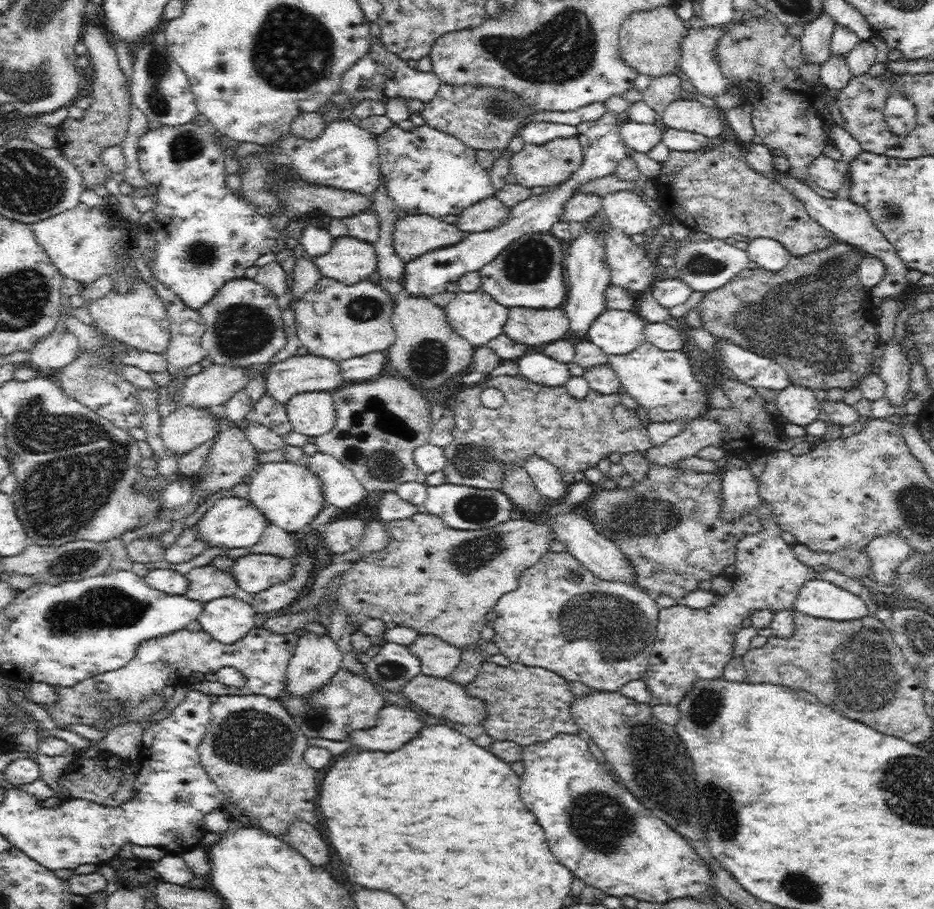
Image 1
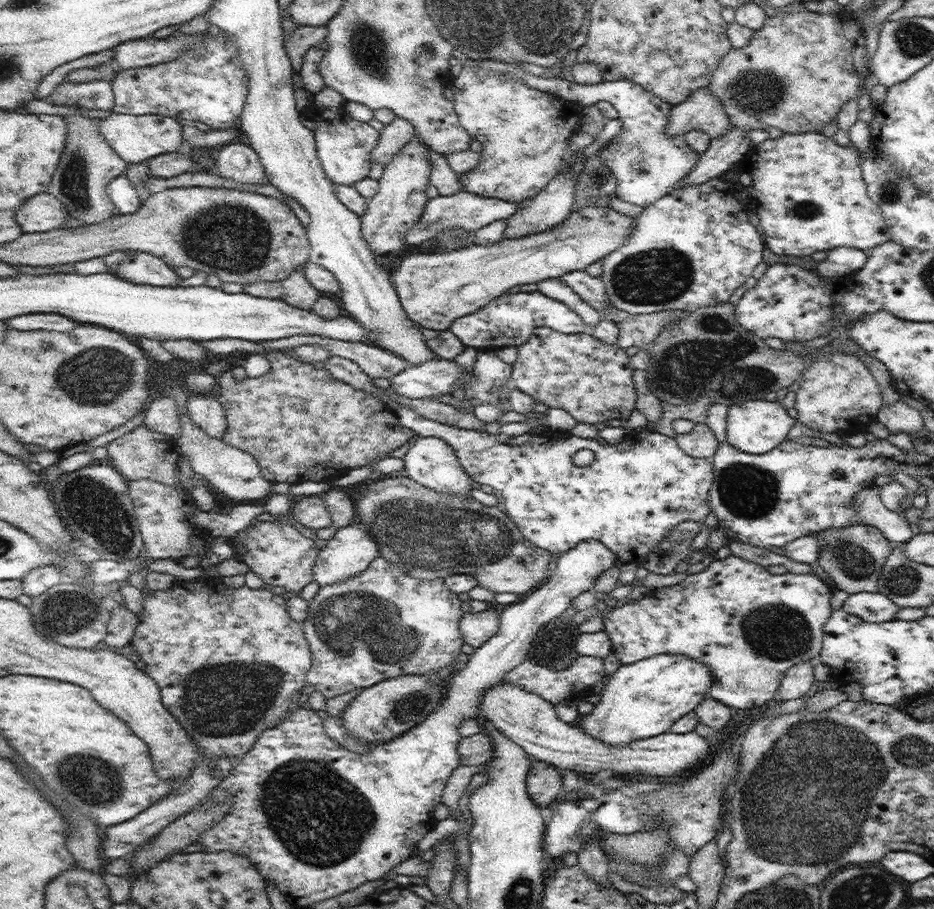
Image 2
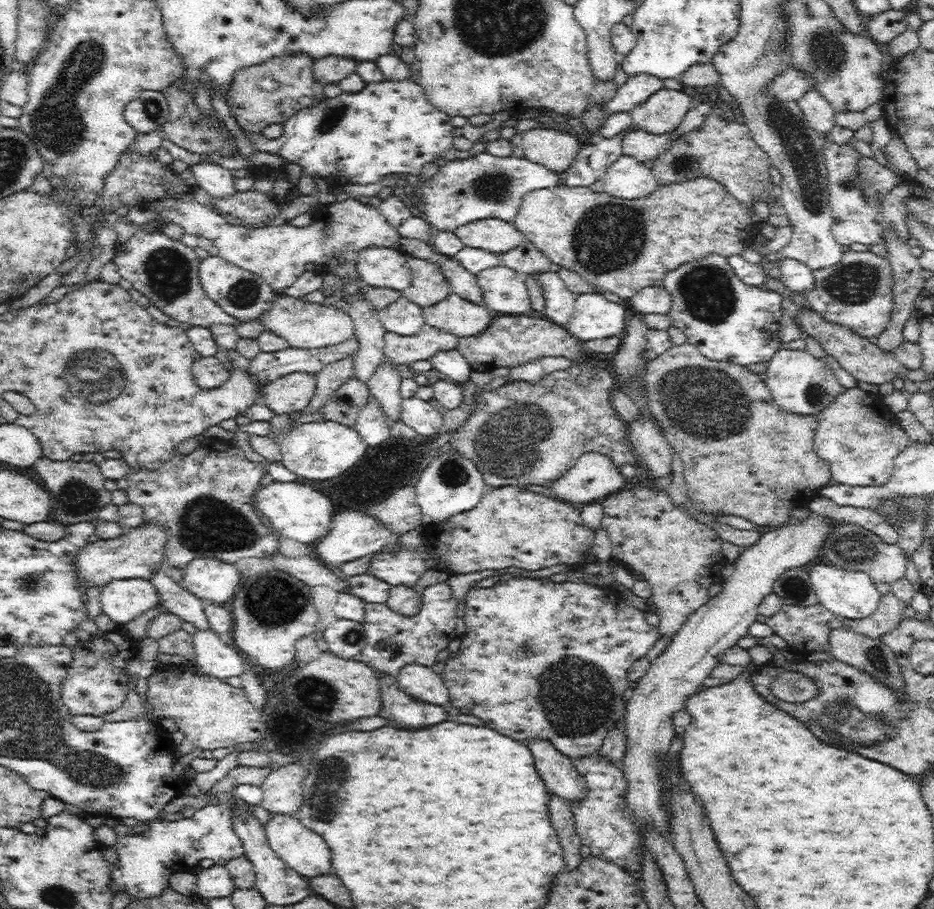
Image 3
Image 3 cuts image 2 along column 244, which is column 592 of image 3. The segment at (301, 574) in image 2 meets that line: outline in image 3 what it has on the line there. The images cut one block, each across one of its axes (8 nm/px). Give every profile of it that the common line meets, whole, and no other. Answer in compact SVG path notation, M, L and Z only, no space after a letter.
M508 484L502 488L488 488L482 502L476 508L464 514L454 514L448 522L430 528L424 530L428 558L432 560L432 568L448 574L470 574L478 570L502 570L502 568L506 570L510 566L524 568L530 572L558 564L572 564L582 570L586 568L586 564L598 562L596 554L592 552L596 530L590 530L588 526L582 524L582 514L570 502L560 502Z

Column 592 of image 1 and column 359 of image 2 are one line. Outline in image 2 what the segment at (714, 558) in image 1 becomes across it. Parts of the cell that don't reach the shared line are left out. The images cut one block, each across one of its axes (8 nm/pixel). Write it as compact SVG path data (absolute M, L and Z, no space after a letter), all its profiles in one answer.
M383 478L367 482L367 486L355 496L355 510L357 522L363 524L371 540L377 544L379 556L419 580L445 580L453 574L471 574L475 576L477 586L487 588L489 592L523 594L537 590L549 576L551 552L523 538L515 522L507 516L505 510L501 510L501 506L483 506L471 496L461 498L445 492L435 492L411 478Z

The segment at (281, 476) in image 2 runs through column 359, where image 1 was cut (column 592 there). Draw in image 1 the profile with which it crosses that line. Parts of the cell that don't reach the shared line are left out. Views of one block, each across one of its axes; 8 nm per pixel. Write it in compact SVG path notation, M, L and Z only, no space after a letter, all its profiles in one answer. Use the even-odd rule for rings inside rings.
M496 376L480 382L478 386L466 386L464 392L458 394L456 404L452 408L454 414L454 440L446 446L446 474L448 484L456 486L472 486L478 490L500 490L504 482L506 466L524 466L528 458L538 456L552 462L562 474L566 484L574 484L576 472L586 472L590 468L598 468L598 462L608 458L612 452L632 454L636 450L648 452L654 448L648 436L648 428L640 422L638 414L624 408L620 394L600 394L596 390L588 390L586 398L574 398L564 386L540 386L526 376ZM486 388L498 388L504 392L506 400L500 408L488 410L480 402L480 394Z

